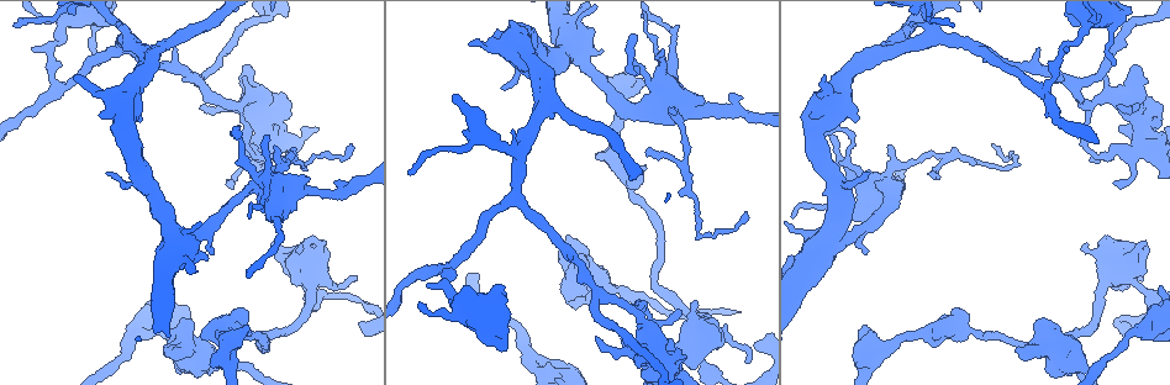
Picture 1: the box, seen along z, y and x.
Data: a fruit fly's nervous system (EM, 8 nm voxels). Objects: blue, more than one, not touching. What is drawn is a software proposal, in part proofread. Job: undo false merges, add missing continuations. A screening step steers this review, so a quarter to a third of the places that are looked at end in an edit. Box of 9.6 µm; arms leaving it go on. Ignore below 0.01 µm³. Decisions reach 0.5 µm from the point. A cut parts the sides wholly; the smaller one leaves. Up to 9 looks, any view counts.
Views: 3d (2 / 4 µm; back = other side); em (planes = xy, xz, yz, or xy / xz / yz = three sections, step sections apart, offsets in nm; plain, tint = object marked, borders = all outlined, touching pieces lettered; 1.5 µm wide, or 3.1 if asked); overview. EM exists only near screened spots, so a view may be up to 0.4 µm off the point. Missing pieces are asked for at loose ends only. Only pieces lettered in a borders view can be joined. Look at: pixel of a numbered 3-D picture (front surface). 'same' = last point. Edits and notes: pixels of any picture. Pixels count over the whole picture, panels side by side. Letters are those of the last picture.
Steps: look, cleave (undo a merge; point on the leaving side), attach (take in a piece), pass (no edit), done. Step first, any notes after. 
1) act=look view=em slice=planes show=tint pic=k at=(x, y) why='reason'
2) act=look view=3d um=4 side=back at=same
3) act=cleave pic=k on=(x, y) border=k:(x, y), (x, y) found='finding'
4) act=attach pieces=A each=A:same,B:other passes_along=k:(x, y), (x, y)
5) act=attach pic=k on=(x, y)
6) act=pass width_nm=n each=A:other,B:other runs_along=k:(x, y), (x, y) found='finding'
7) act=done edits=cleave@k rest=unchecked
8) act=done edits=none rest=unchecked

act=look view=em slice=planes show=plain pic=1 at=(669, 111)

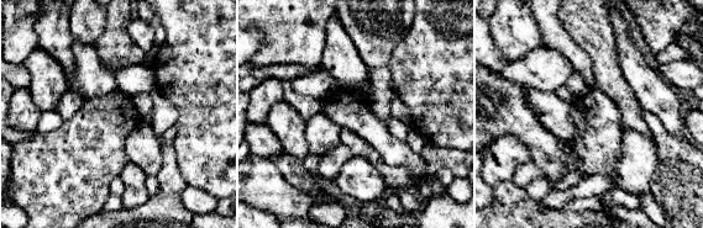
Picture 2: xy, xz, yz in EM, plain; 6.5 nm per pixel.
act=look view=em slice=planes show=borders at=same

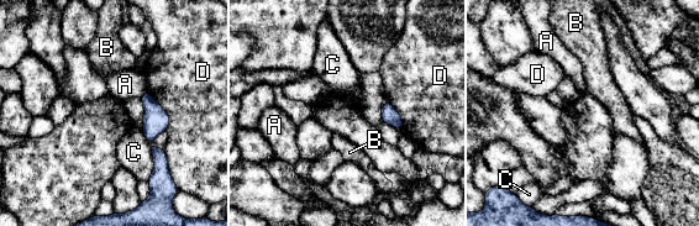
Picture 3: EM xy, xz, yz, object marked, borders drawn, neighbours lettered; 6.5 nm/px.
act=pass each=A:other,B:other,C:other,D:other border=3:(151, 146), (153, 171), (147, 180) found='no lettered piece goes on from it'

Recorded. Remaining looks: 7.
act=look view=em slice=planes show=borders pic=1 at=(334, 182) why='branch stops here'

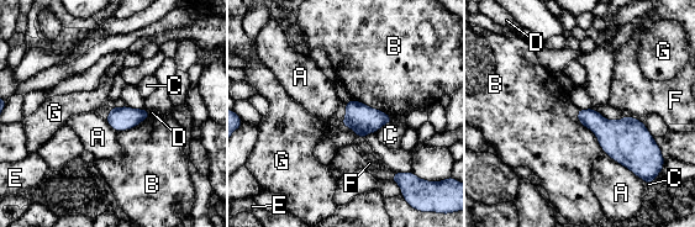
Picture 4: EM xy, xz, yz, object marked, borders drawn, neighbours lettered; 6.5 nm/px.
act=pass each=A:other,B:other,C:other,D:other,E:other,F:other,G:other border=4:(606, 153), (636, 175) found='no lettered piece goes on from it'

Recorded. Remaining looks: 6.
act=look view=3d um=2 pic=1 at=(14, 26) why='an open end'

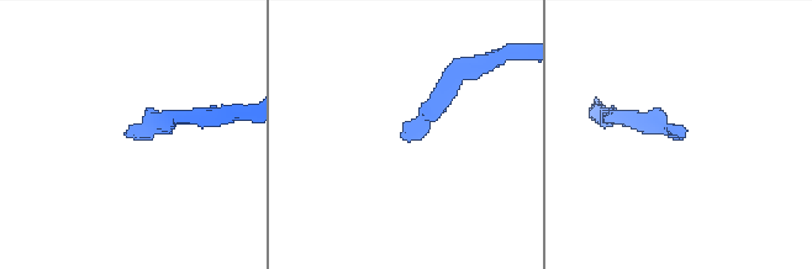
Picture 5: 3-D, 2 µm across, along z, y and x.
act=look view=em slice=planes show=borders pic=5 at=(133, 136) why='now the EM'

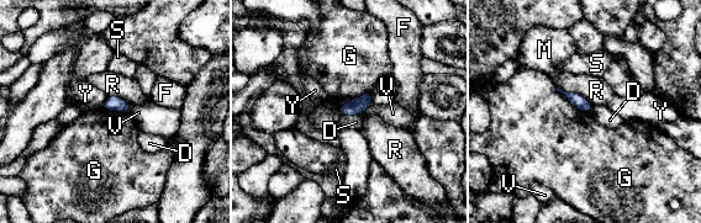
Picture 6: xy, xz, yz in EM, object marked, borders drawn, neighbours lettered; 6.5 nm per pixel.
act=pass width_nm=90 each=D:other,F:other,G:other,M:other,R:other,S:other,V:other,Y:other found='no lettered piece goes on from it'

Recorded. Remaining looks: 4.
act=look view=em slice=planes show=borders pic=1 at=(566, 234) why='thick end'

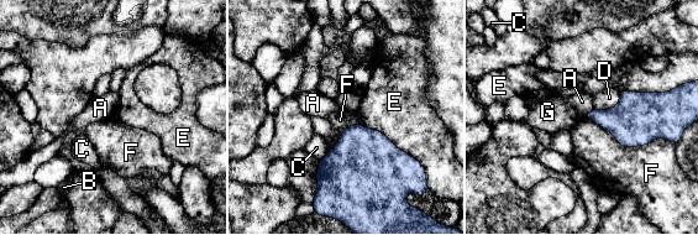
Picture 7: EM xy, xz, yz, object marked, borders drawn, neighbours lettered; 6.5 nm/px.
act=pass each=A:other,B:other,C:other,D:other,E:other,F:other,G:other border=7:(592, 108), (584, 116) found='no lettered piece goes on from it'

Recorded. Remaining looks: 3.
act=done edits=none rest=unchecked

